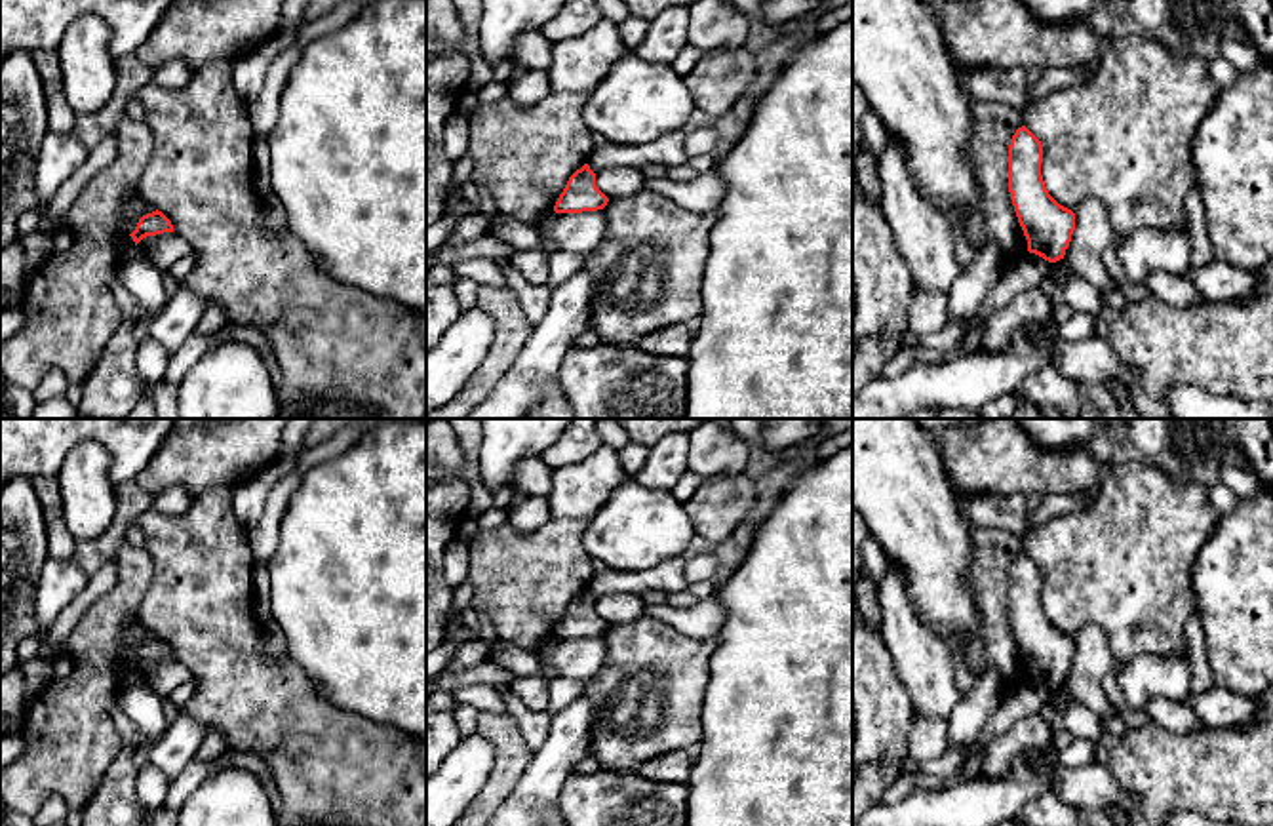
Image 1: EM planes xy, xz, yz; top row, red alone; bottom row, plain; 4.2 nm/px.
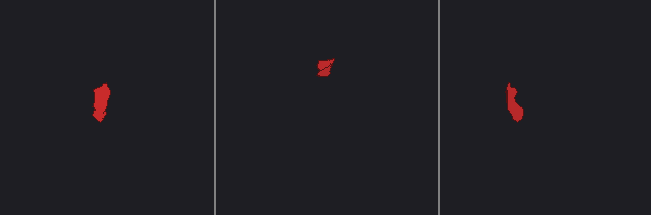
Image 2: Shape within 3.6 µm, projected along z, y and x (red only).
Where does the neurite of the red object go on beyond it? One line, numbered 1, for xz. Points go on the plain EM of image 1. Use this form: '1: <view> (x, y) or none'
1: none

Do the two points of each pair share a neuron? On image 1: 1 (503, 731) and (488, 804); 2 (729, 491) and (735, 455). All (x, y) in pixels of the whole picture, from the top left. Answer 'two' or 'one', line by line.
1: one
2: two

